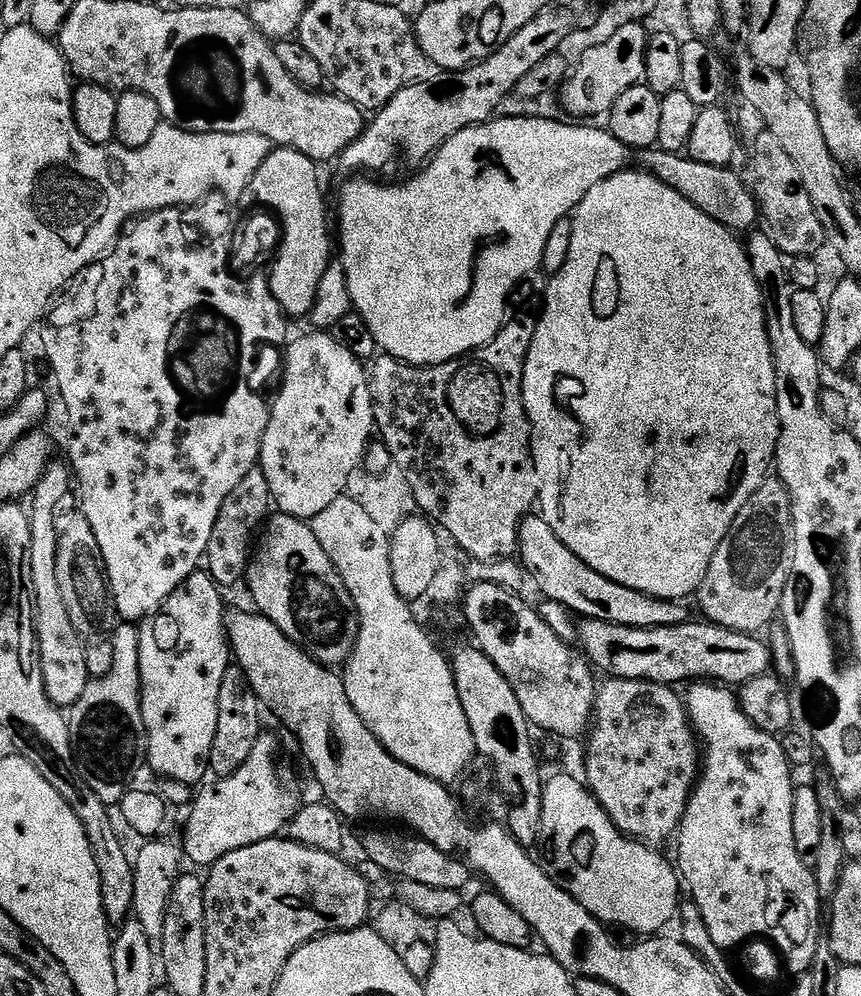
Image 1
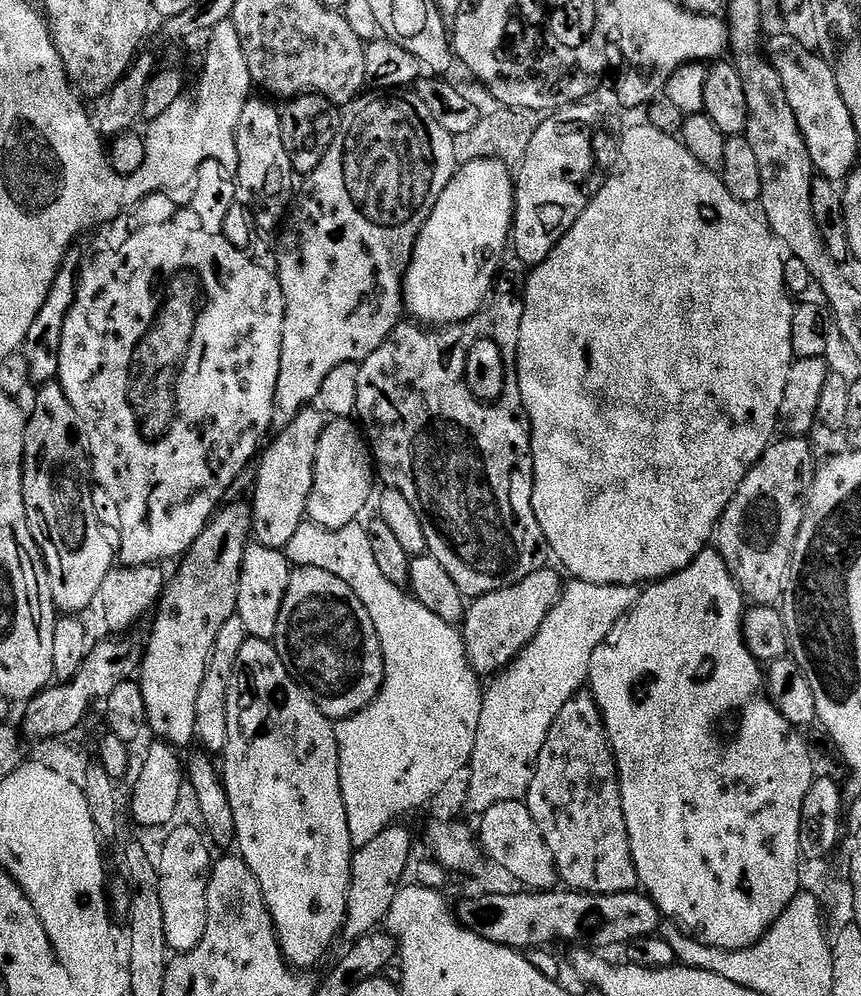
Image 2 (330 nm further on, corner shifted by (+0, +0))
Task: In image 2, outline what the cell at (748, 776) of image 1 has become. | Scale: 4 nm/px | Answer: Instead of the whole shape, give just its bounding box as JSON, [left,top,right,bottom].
[587,550,814,952]

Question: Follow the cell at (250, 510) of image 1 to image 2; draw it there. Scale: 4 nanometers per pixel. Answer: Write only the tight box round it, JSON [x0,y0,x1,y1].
[236,542,293,641]

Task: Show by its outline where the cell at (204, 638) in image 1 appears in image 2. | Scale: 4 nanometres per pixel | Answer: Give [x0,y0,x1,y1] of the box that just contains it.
[138,502,252,750]

